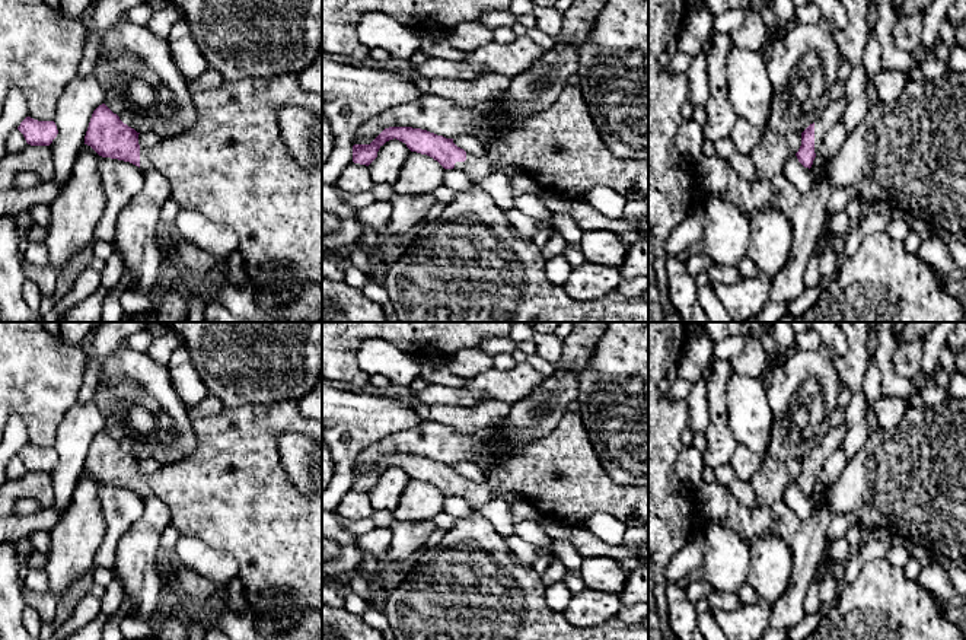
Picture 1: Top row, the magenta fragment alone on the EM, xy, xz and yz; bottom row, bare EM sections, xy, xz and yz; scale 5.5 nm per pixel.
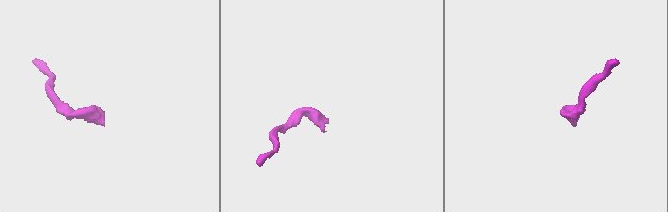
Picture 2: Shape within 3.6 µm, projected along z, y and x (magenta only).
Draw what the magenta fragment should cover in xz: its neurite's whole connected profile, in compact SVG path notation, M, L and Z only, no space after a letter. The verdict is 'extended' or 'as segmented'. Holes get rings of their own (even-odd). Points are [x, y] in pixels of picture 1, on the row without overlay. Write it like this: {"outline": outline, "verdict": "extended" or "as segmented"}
{"outline": "M565 413L558 426L545 439L533 440L495 462L485 464L475 446L490 442L503 427L498 421L476 432L463 433L437 421L389 436L363 450L353 472L353 488L369 493L379 475L389 467L399 467L411 478L427 481L444 496L465 497L472 507L481 507L497 491L519 493L530 502L543 518L571 526L586 528L586 520L596 512L605 512L622 520L627 526L641 526L648 522L648 487L619 485L602 467L602 462L587 436L580 413ZM458 462L476 464L485 480L474 483L453 469Z", "verdict": "extended"}

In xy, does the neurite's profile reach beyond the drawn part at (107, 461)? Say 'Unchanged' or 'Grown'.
Grown

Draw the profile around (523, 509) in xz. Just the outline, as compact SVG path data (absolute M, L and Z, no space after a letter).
M526 499L510 506L510 512L514 523L523 519L539 520L542 518L538 509Z

